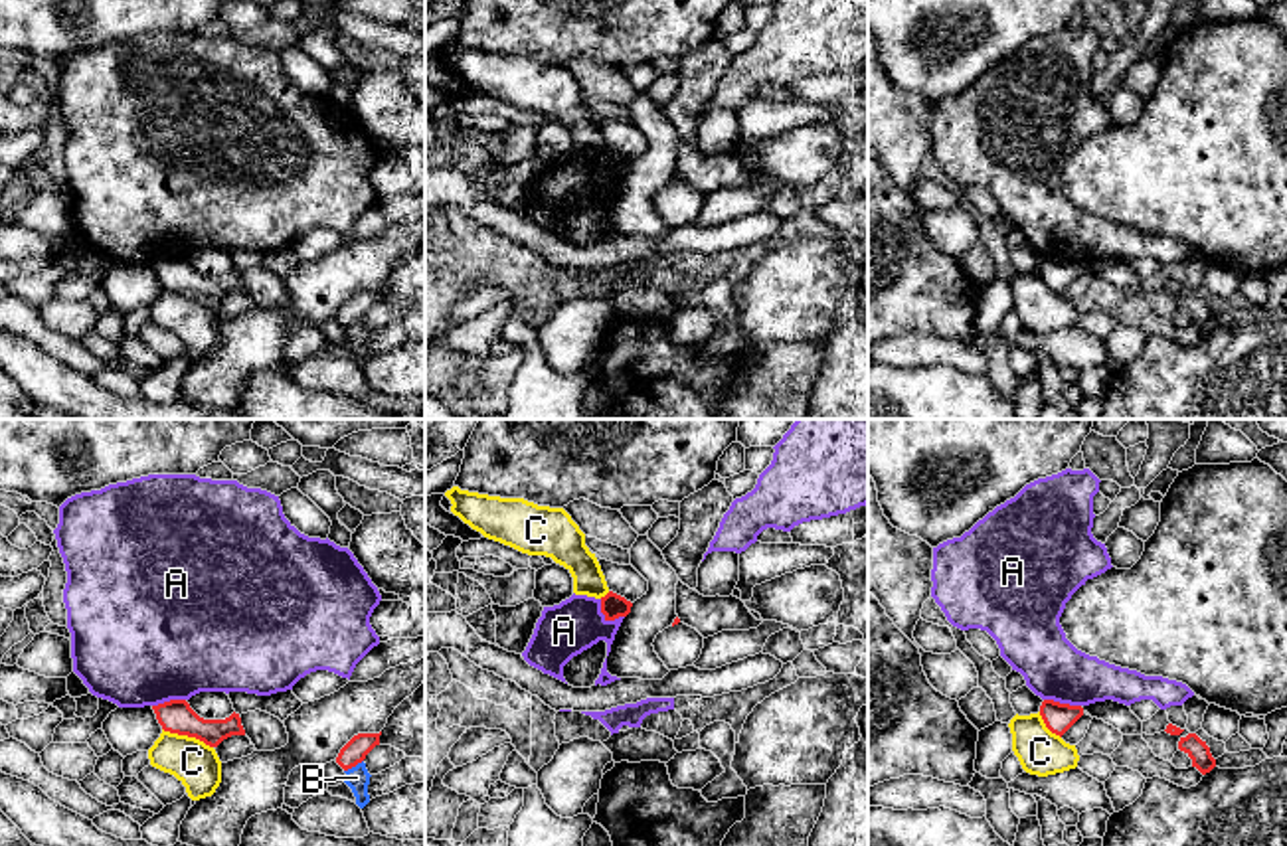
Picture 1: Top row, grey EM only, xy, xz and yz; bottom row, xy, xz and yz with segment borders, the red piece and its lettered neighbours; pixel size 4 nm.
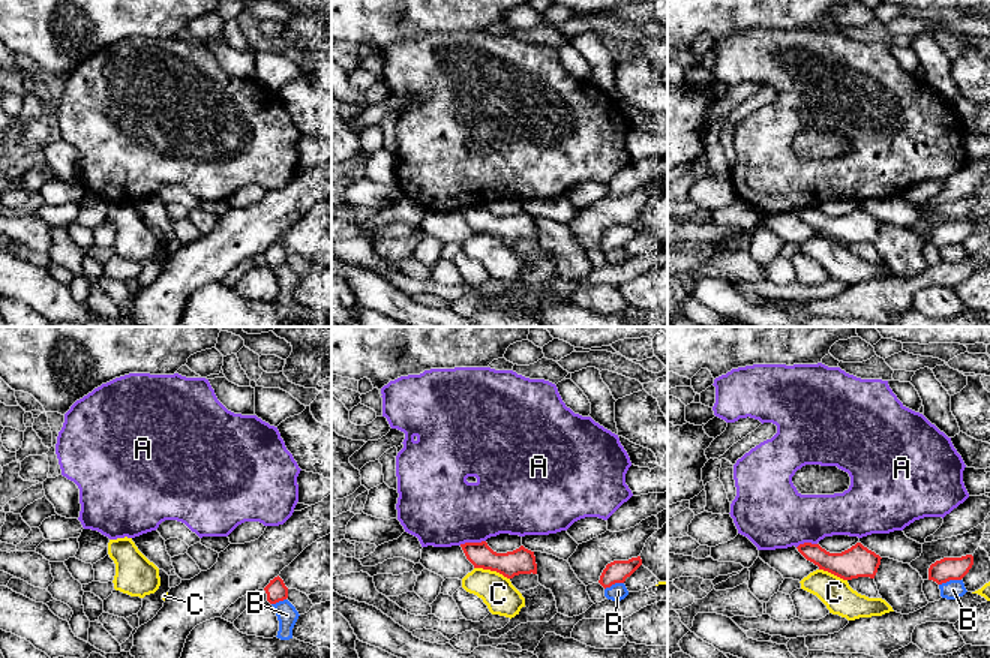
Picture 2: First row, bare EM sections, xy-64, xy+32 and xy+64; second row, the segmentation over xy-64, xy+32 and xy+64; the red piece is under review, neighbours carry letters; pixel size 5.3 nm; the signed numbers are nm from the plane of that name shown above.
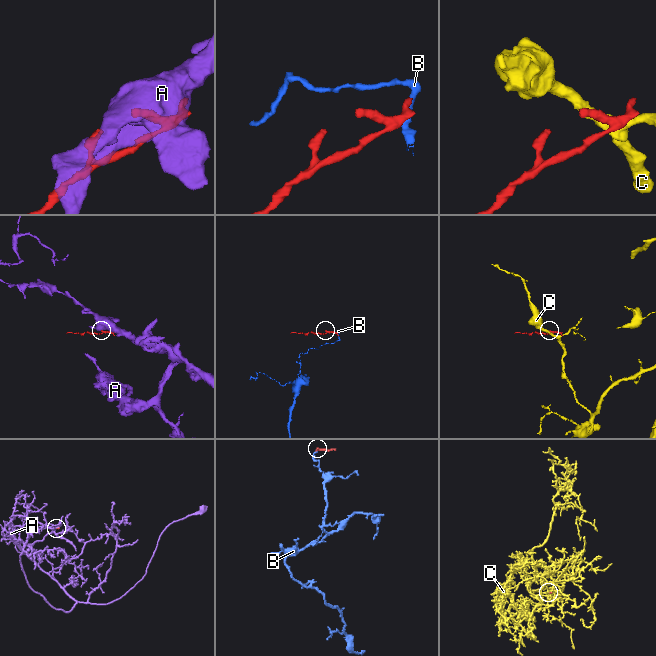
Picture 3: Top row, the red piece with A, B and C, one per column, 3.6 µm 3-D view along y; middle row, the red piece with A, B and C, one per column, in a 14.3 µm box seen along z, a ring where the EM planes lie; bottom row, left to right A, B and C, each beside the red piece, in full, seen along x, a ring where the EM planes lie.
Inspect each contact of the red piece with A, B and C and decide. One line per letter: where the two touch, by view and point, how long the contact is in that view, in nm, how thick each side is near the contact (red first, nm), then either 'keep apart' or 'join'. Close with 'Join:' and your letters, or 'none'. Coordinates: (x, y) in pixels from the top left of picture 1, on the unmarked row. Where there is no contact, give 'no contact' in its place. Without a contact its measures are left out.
A: meets red in xz at (605, 174); contact 130 nm long; 100 nm thick on the red side, 220 nm on the other; keep apart
B: meets red in xy at (352, 323); contact 90 nm long; 100 nm thick on the red side, 90 nm on the other; keep apart
C: meets red in xy at (188, 293); contact 220 nm long; 140 nm thick on the red side, 180 nm on the other; keep apart
Join: none

